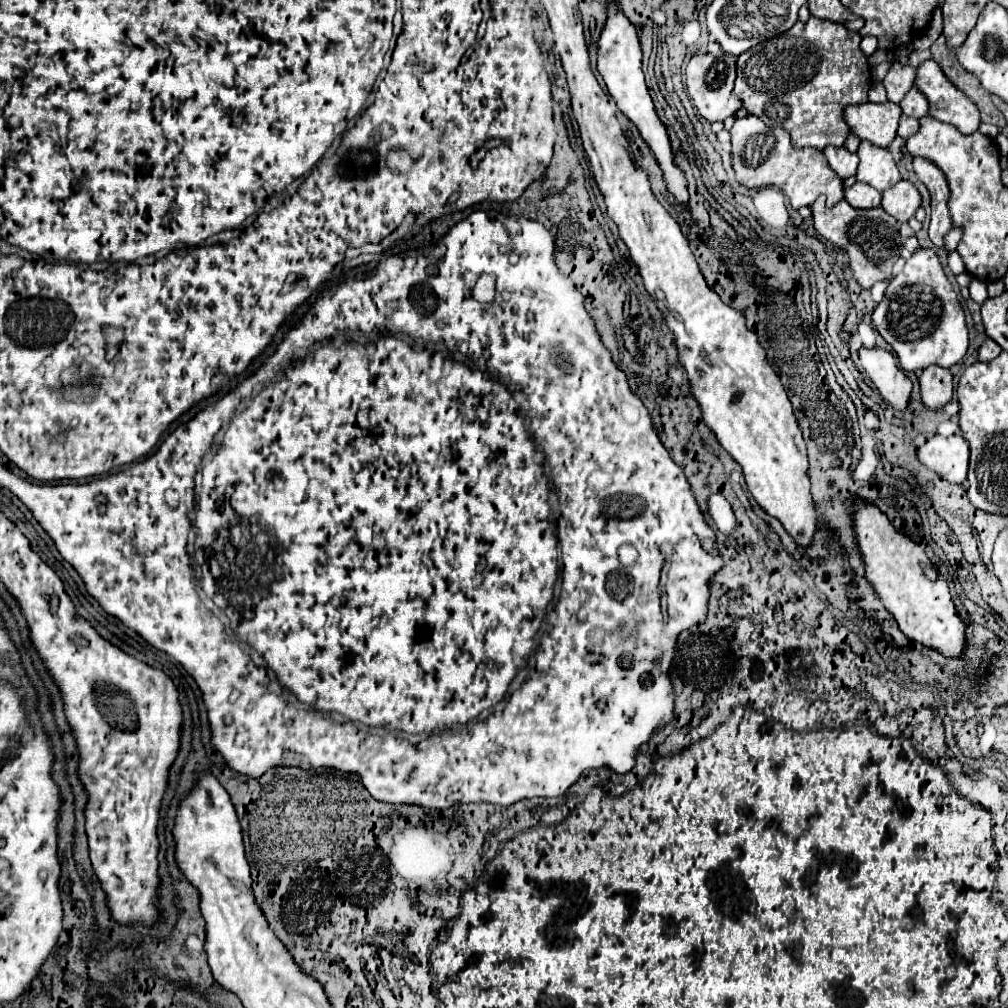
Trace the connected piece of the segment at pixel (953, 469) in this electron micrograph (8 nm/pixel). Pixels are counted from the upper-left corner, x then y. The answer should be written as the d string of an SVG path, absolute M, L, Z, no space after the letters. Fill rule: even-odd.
M935 435L927 439L923 447L919 447L919 461L947 481L963 483L967 479L969 443L961 435Z

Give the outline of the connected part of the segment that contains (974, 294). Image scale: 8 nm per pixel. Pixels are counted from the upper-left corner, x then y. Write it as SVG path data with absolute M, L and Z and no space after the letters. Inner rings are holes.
M973 278L969 285L970 298L980 305L988 298L987 283Z

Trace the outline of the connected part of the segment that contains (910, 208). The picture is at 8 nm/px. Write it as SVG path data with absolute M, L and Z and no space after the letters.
M899 181L895 187L883 191L881 207L897 221L909 221L921 207L921 195L911 181Z

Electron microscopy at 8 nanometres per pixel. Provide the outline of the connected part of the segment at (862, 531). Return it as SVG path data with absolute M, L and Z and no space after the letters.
M855 501L853 519L855 519L855 533L857 533L857 541L859 541L859 551L861 551L861 557L865 561L867 581L875 587L885 609L895 617L895 621L899 623L899 629L909 639L913 639L913 641L917 641L929 649L937 649L945 657L963 657L963 653L965 653L965 623L961 621L961 617L955 609L955 603L949 595L947 581L937 575L937 569L935 569L935 581L931 579L929 573L935 567L935 563L929 559L925 549L919 543L911 541L907 535L893 529L889 519L875 505Z

